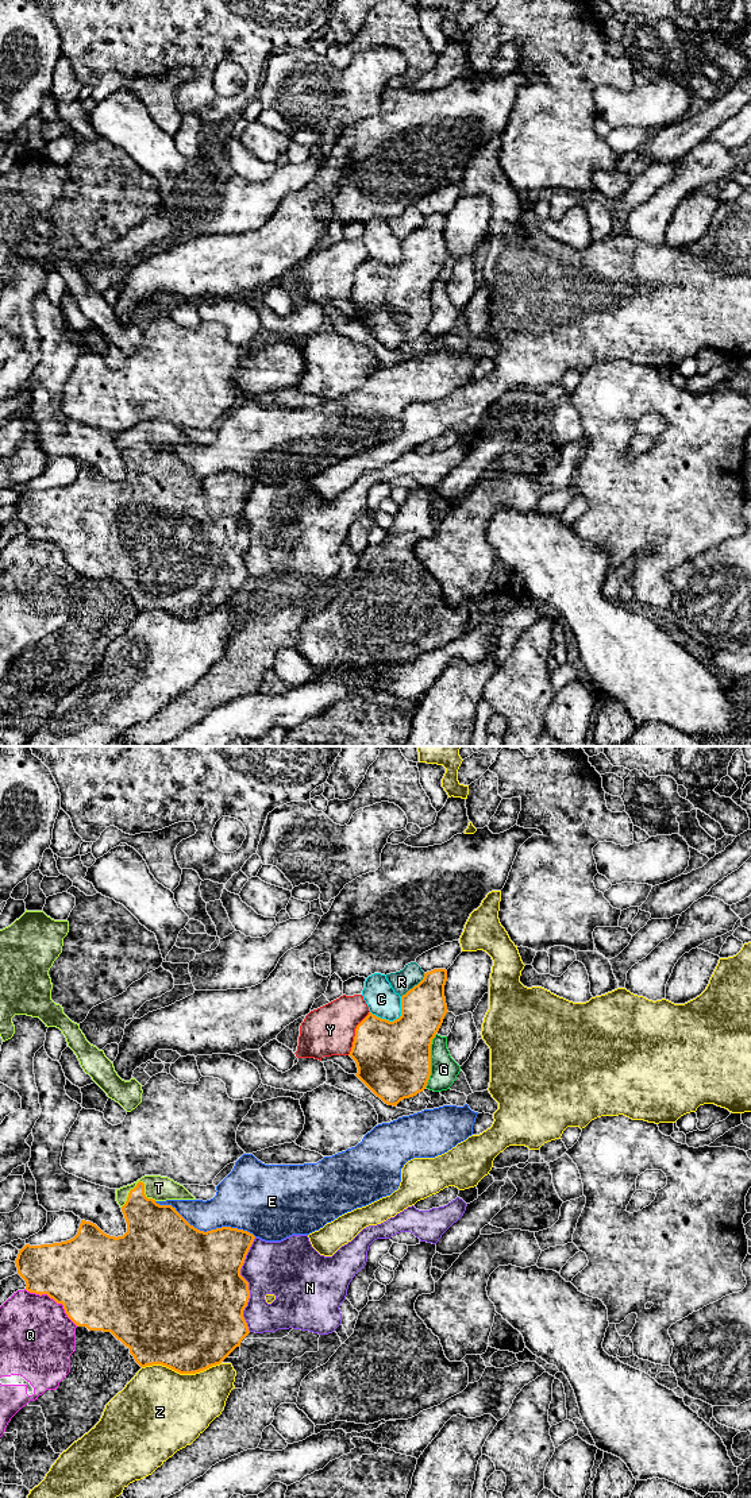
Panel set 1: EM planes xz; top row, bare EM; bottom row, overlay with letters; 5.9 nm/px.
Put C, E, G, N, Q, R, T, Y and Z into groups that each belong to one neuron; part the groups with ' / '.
C / E / G / N / Q / R / T / Y / Z

